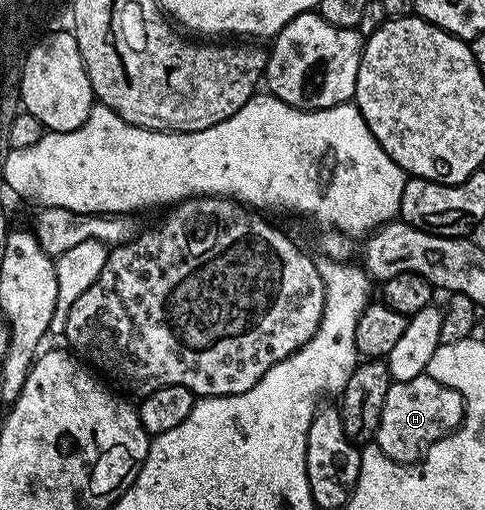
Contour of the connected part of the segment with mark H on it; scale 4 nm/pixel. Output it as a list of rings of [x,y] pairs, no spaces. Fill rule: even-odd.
[[[423,373],[415,380],[390,381],[387,400],[383,400],[383,416],[379,416],[379,428],[375,446],[386,454],[393,464],[412,464],[422,457],[432,442],[453,433],[465,421],[465,402],[453,387],[439,384],[439,380]]]

